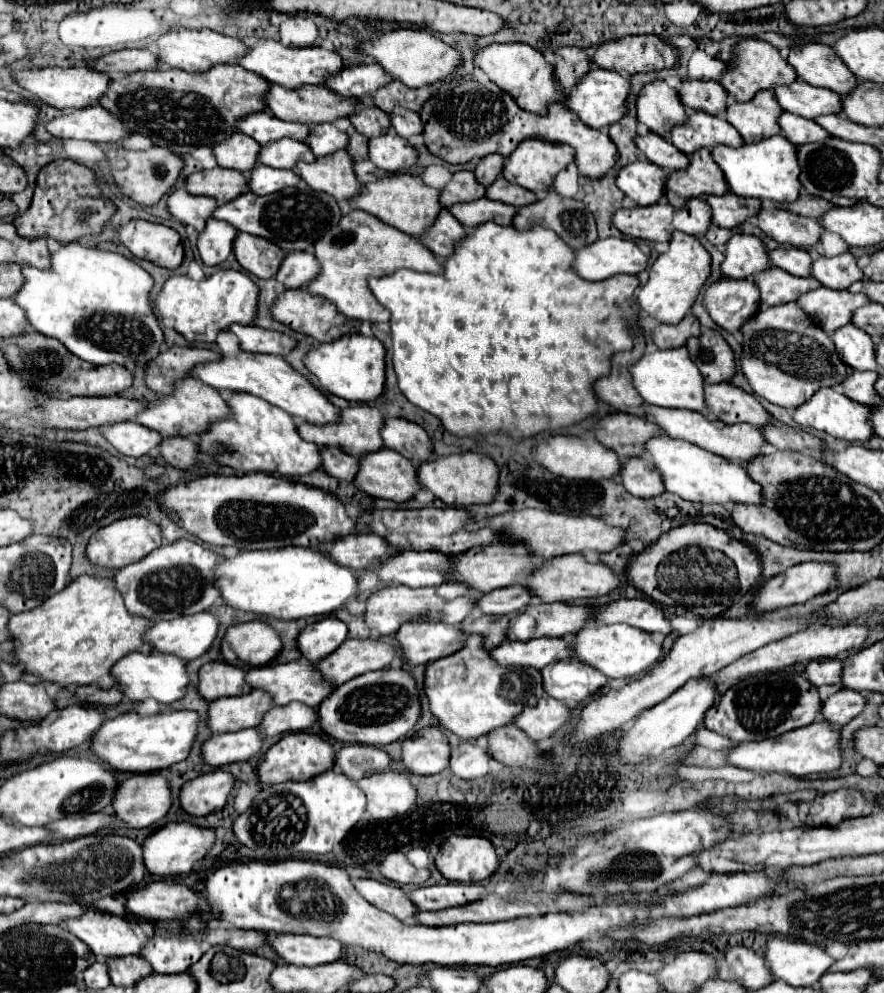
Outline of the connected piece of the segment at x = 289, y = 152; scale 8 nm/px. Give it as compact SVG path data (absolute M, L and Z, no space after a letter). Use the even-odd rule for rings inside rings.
M281 139L277 143L269 143L261 149L259 163L277 167L277 169L293 169L299 161L313 163L317 157L305 143L297 143L295 139Z

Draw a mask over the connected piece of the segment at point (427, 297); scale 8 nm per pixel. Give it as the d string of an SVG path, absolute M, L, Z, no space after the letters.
M483 223L475 227L471 233L457 243L457 249L449 261L445 261L445 273L415 273L409 269L401 269L393 275L381 279L369 279L369 289L377 297L377 301L391 311L391 337L393 337L393 367L399 377L399 389L403 395L423 411L437 415L447 431L457 437L475 437L489 435L501 431L515 441L535 437L543 431L557 431L567 425L581 423L599 413L599 403L593 391L597 379L609 375L611 357L619 351L629 351L635 345L635 337L645 337L641 327L641 313L635 299L635 289L639 287L637 275L613 275L613 279L605 281L587 281L573 271L575 251L557 237L555 231L533 227L531 231L517 231L515 227L501 227L497 223Z

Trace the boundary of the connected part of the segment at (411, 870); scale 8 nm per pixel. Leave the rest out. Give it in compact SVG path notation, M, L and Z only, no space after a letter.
M389 853L379 865L379 871L385 879L395 881L395 883L423 885L429 879L429 871L413 867L403 853Z

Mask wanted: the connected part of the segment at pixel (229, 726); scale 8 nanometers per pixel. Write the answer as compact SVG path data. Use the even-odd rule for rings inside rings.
M253 689L241 697L221 697L209 703L207 727L213 735L257 727L273 703L263 691Z

